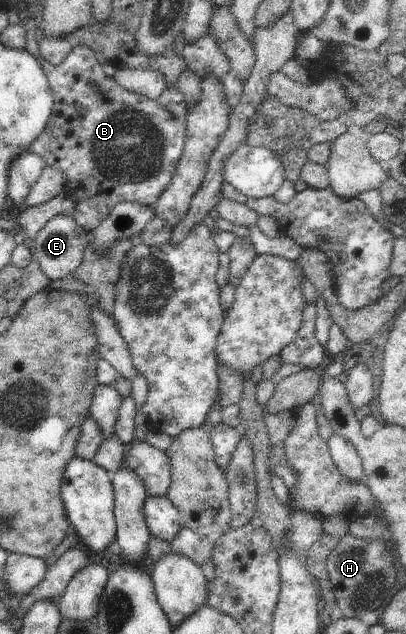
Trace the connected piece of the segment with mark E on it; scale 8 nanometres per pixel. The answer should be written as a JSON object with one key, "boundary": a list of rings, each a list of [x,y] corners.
{"boundary":[[[59,214],[49,220],[46,225],[37,232],[34,239],[36,247],[33,258],[38,261],[40,268],[50,280],[60,280],[68,274],[72,274],[82,264],[85,248],[91,244],[91,235],[88,234],[73,216]]]}

